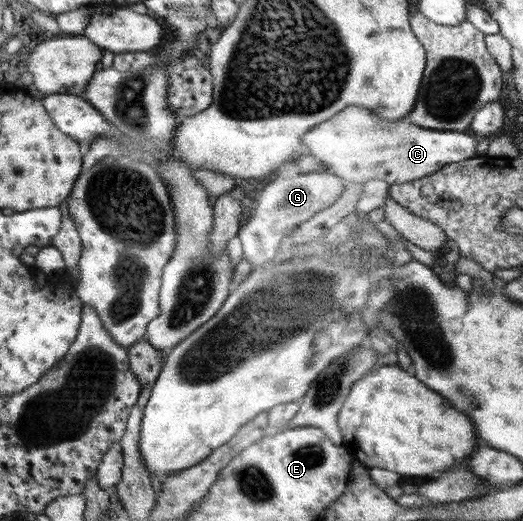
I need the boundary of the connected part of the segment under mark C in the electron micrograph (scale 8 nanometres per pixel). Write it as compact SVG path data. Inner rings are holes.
M360 106L345 107L328 121L311 127L301 140L308 153L323 161L331 174L354 183L372 179L381 179L390 186L406 183L432 175L442 165L480 155L476 152L478 138L469 131L426 129L410 123L407 118L391 122Z

